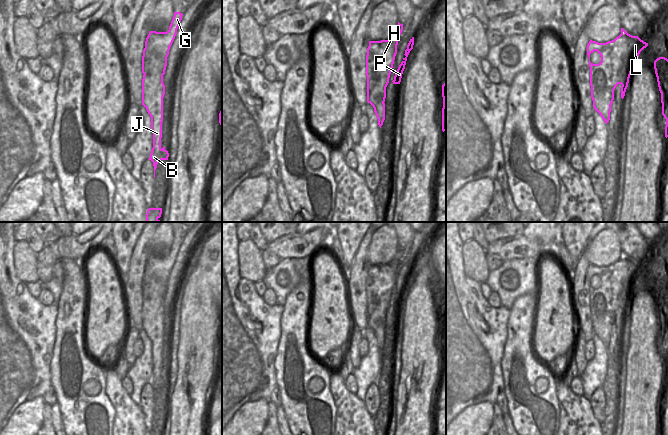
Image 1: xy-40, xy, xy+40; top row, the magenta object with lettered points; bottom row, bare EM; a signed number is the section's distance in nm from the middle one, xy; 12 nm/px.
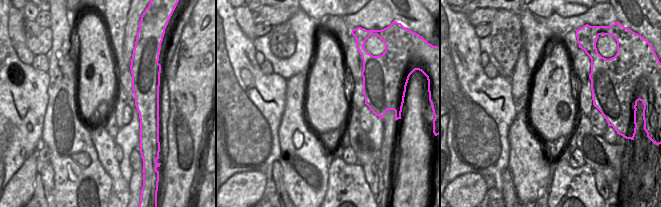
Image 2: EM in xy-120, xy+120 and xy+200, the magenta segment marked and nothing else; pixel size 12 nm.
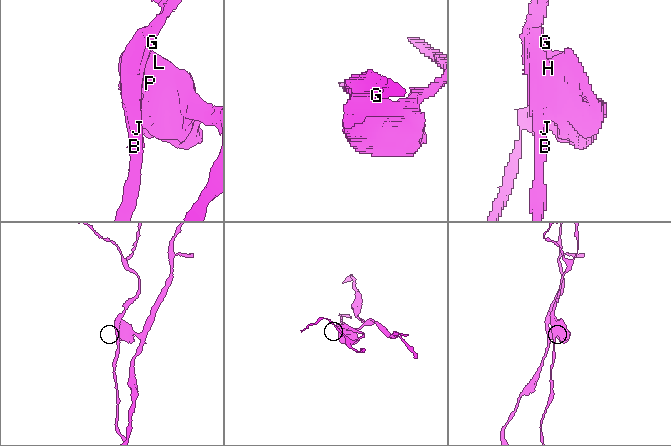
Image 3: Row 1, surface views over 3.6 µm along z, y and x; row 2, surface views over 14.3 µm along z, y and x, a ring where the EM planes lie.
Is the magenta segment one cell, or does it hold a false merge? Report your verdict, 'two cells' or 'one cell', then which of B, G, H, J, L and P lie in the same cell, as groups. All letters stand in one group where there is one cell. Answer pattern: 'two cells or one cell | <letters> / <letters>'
two cells | B G J / H L P

